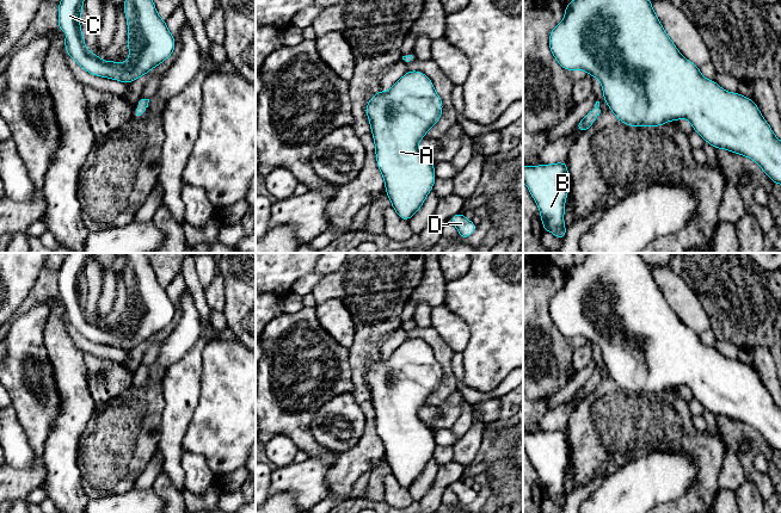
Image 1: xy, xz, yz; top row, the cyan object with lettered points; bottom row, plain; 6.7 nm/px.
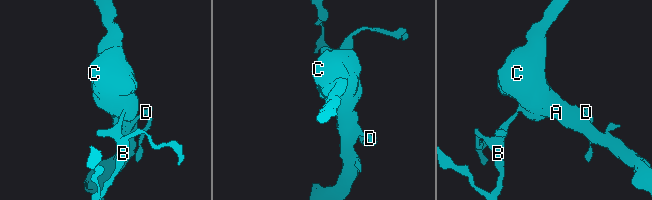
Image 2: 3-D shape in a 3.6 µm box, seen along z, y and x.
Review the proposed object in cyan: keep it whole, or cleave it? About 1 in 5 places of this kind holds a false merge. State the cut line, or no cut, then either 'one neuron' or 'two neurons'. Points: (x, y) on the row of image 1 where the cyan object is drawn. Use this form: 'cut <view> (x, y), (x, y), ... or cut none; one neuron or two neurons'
cut none; one neuron

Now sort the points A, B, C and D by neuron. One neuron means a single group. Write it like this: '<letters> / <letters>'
A B C D

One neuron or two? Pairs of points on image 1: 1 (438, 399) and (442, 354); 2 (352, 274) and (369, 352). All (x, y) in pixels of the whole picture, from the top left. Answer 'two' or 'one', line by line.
1: one
2: one

